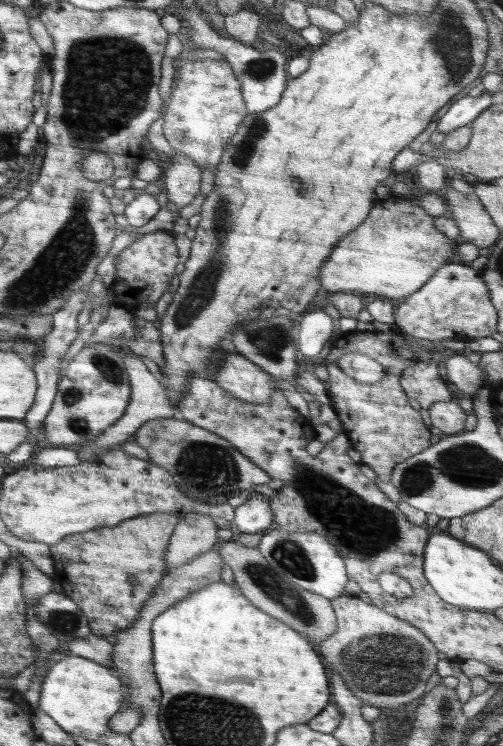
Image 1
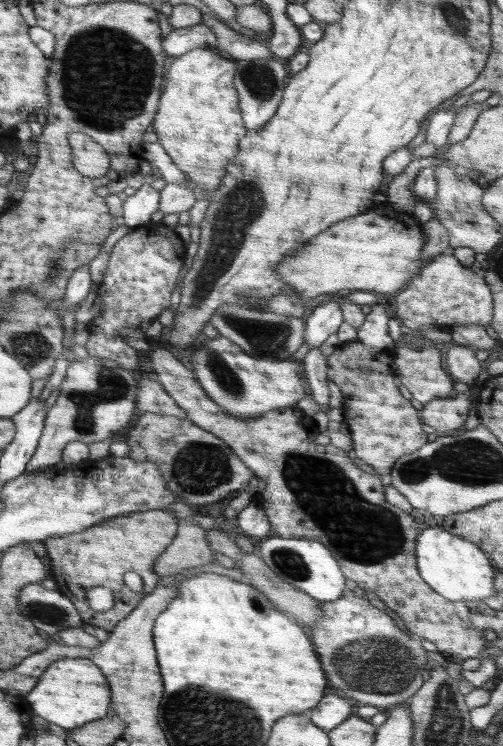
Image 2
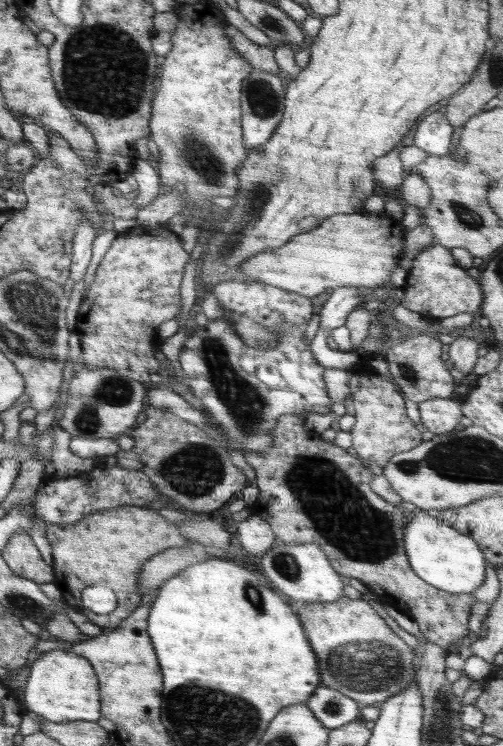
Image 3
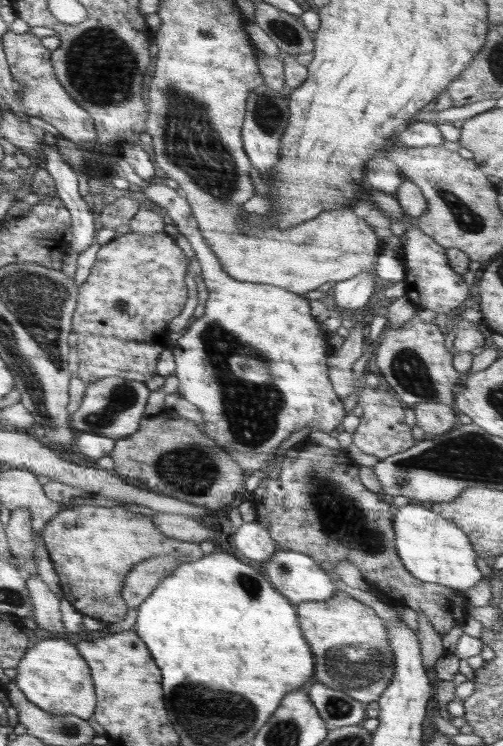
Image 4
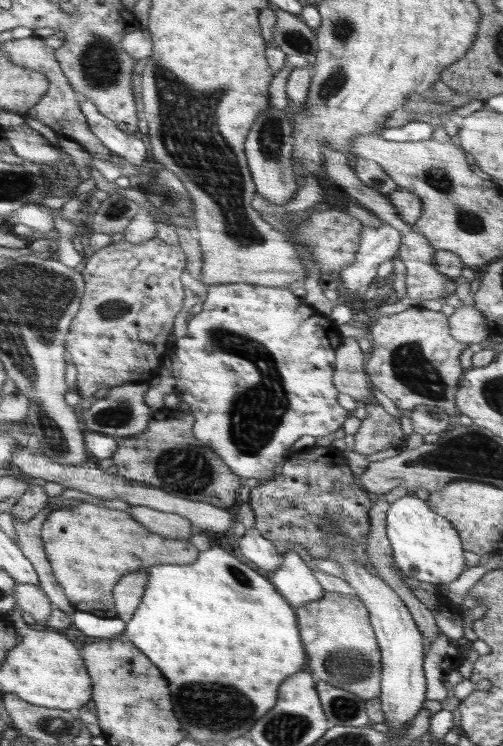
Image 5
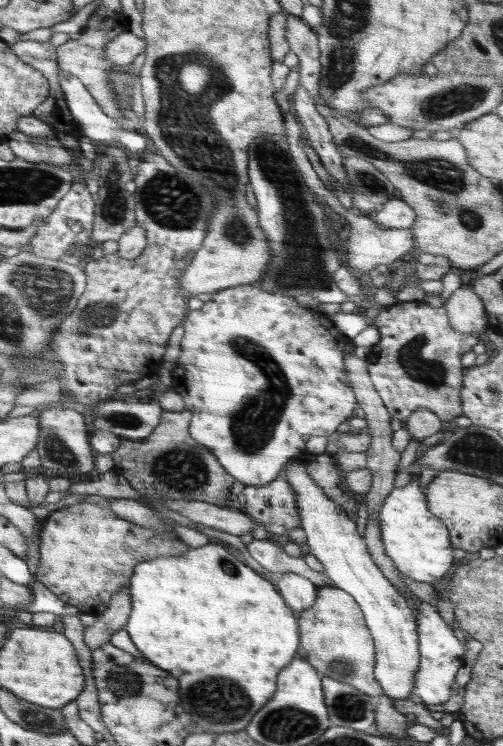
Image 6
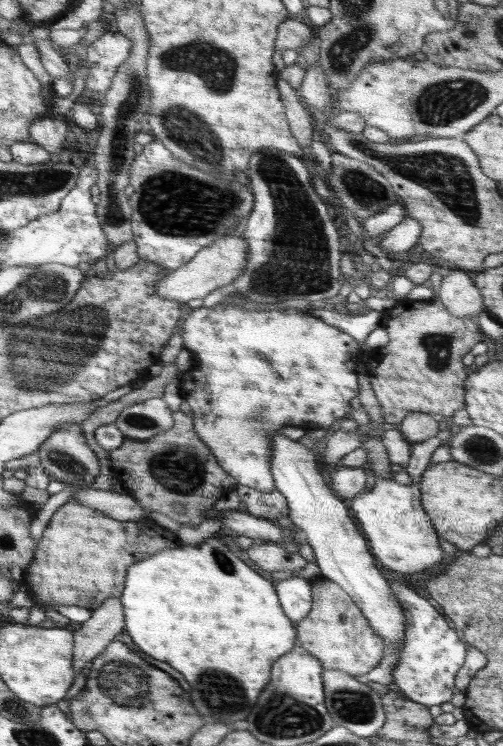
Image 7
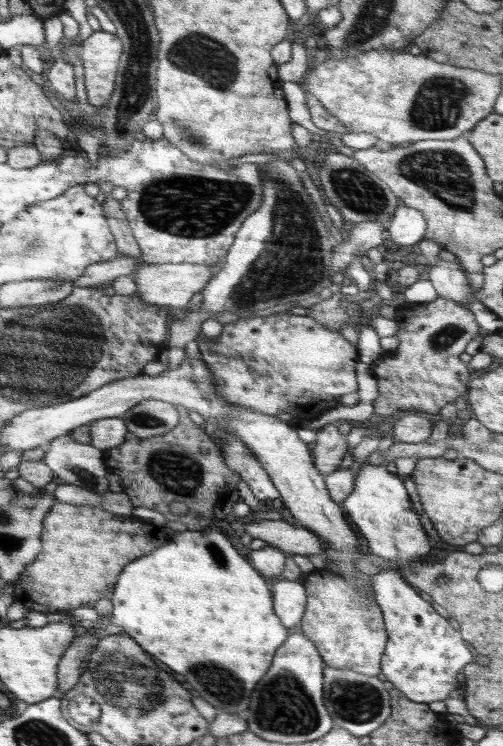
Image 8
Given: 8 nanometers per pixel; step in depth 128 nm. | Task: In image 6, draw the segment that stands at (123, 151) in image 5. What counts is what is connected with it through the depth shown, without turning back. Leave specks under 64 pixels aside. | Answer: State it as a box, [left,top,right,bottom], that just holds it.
[58,68,150,156]

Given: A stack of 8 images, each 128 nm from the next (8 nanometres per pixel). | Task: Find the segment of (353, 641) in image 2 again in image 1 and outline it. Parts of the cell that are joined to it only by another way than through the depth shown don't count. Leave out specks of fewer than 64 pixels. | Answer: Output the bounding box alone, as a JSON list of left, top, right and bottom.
[320,594,438,712]

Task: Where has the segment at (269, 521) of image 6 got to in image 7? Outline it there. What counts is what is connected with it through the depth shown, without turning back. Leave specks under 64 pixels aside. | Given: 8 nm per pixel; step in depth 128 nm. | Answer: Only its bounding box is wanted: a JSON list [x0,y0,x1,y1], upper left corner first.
[235,485,288,522]

